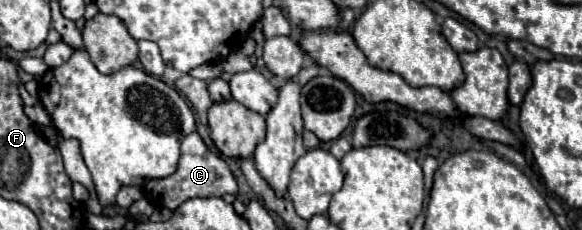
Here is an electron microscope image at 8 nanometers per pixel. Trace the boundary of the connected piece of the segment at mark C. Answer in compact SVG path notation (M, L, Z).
M191 132L183 138L181 158L179 158L179 166L177 166L175 174L145 184L145 194L149 198L153 198L159 206L169 208L169 210L175 210L187 198L195 198L195 196L211 198L211 196L223 196L227 192L237 194L237 182L235 182L231 170L227 168L227 164L205 146L205 142L201 140L201 136L197 132Z

